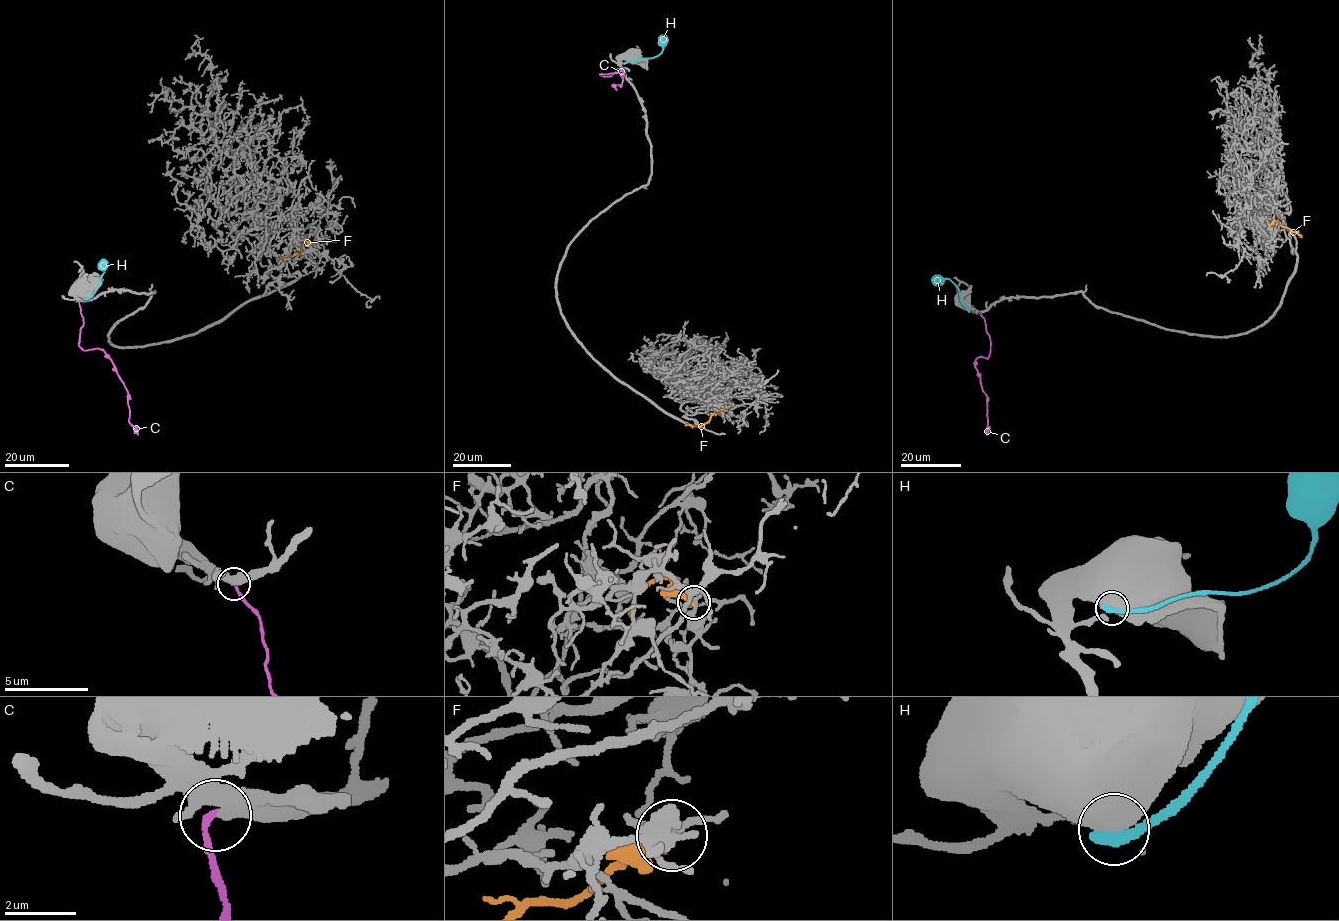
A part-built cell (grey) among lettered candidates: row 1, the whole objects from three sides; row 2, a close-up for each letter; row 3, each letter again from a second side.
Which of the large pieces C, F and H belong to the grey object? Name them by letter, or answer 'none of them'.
none of them

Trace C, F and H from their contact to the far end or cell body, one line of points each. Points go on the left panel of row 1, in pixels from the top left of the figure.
C: (79, 301), (83, 321), (79, 345), (84, 350), (102, 349), (111, 360), (128, 393), (128, 421), (138, 435)
F: (313, 245), (304, 241), (297, 253), (278, 256)
H: (86, 298), (90, 298), (97, 288), (106, 264), (103, 264)

